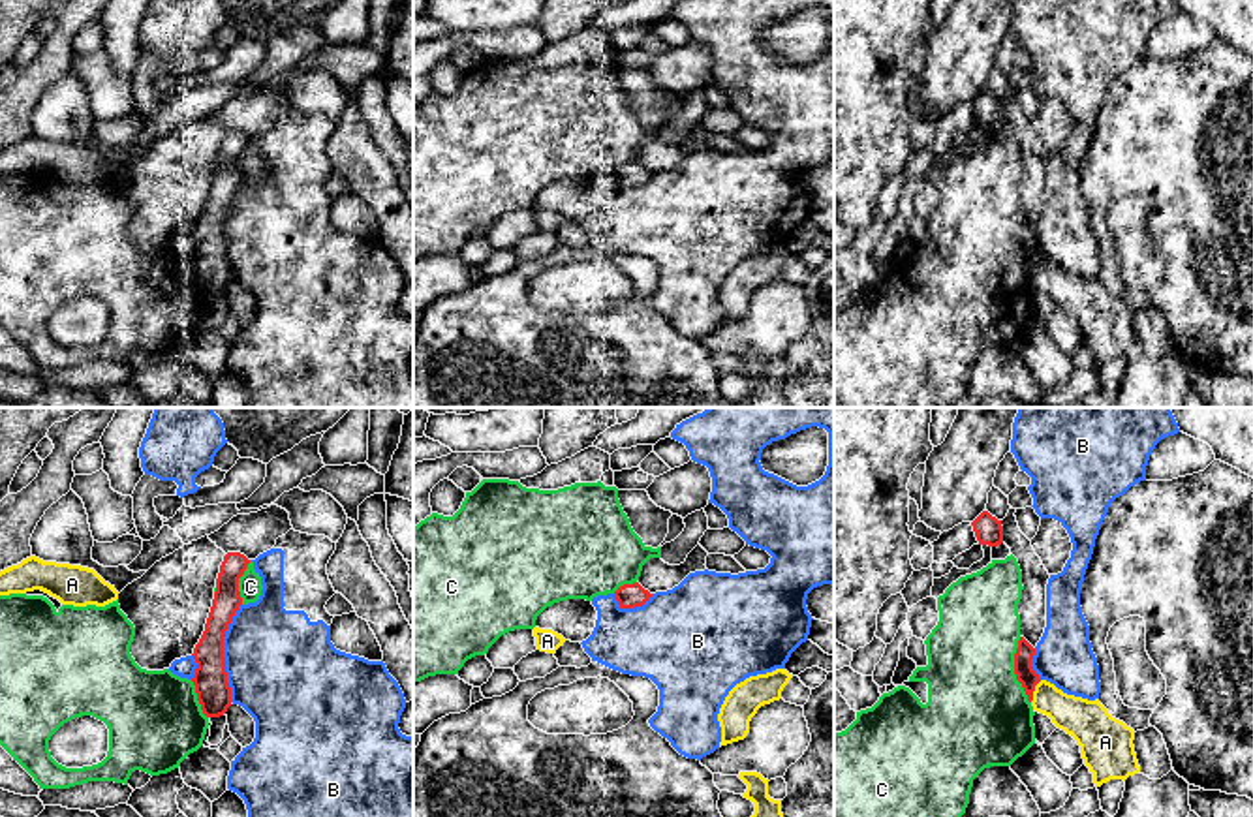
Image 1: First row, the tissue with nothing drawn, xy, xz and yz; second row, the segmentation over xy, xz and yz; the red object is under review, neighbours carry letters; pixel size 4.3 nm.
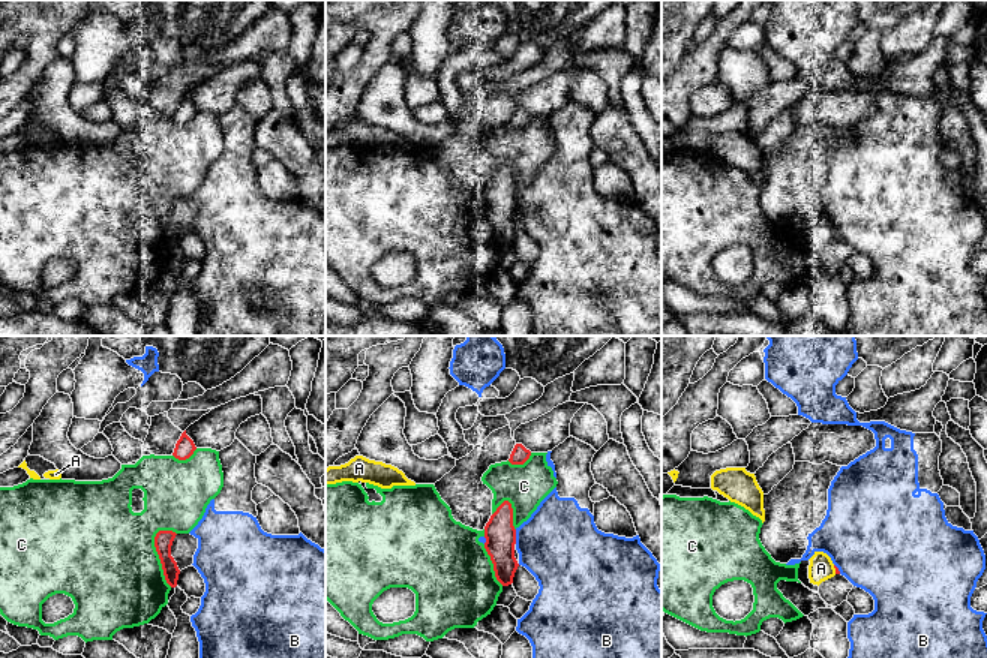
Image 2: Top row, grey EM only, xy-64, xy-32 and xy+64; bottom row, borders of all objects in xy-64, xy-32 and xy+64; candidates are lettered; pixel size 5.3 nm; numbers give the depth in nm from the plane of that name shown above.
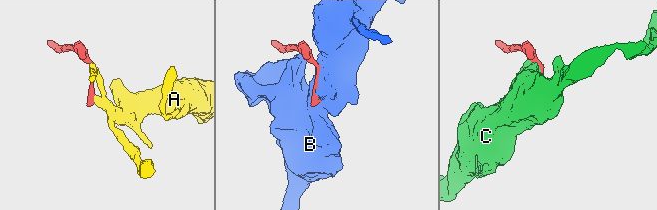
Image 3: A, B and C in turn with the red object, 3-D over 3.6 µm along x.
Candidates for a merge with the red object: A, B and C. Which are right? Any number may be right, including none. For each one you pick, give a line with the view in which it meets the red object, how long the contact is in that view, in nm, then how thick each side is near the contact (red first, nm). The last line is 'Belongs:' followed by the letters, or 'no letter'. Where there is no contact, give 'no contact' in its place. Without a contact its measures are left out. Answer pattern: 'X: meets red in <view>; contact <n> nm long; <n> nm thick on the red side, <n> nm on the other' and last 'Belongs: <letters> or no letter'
Belongs: no letter

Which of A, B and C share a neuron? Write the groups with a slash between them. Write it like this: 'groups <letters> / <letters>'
groups A / B / C

